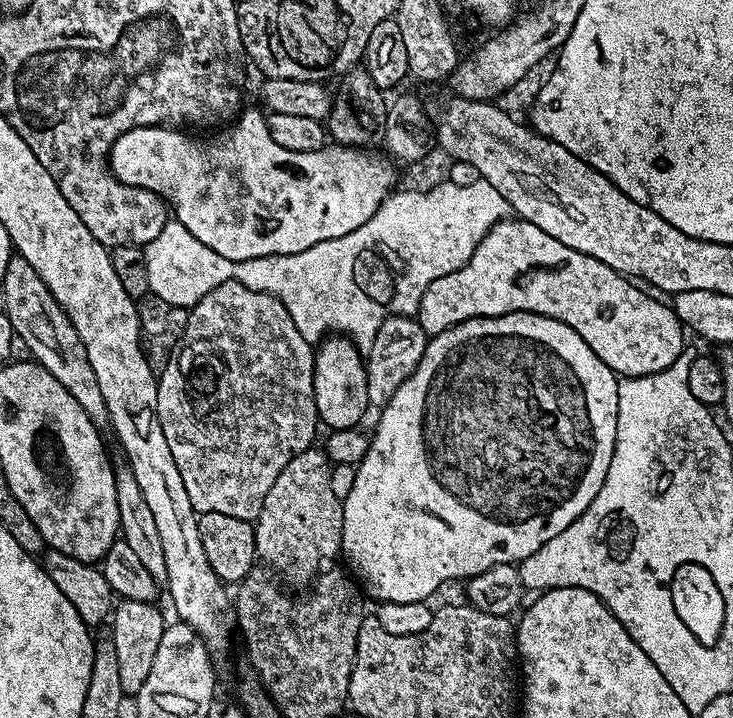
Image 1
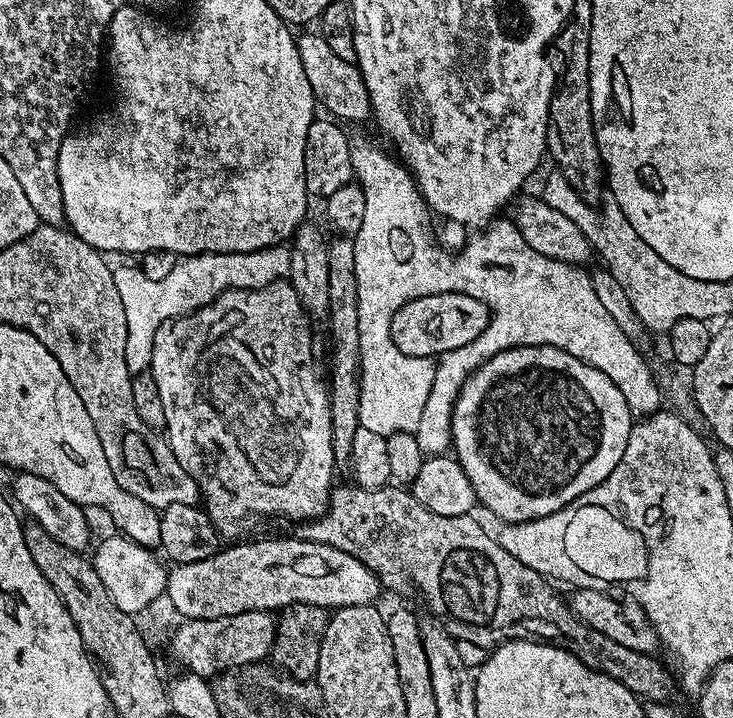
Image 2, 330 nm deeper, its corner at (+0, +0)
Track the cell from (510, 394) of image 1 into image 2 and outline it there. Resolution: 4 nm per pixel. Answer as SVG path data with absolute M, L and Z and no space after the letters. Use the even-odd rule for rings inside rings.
M518 346L502 349L500 353L494 354L480 368L474 370L461 386L452 410L451 447L454 449L455 460L473 484L477 501L481 505L484 503L504 524L525 524L562 510L591 488L598 487L612 473L614 466L618 466L622 450L626 450L626 442L630 438L633 423L634 417L630 406L626 406L626 398L622 398L622 390L618 390L618 386L614 386L614 382L610 382L610 378L606 378L602 370L594 370L594 366L574 358L574 354L566 354L566 350L558 346Z

